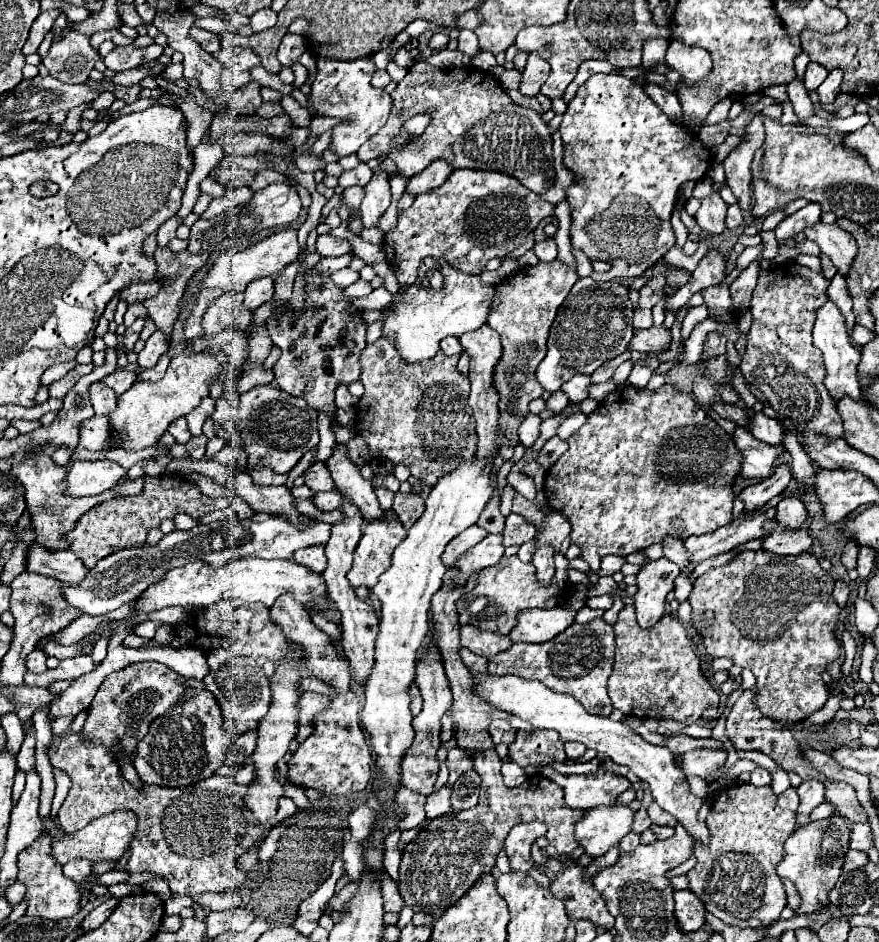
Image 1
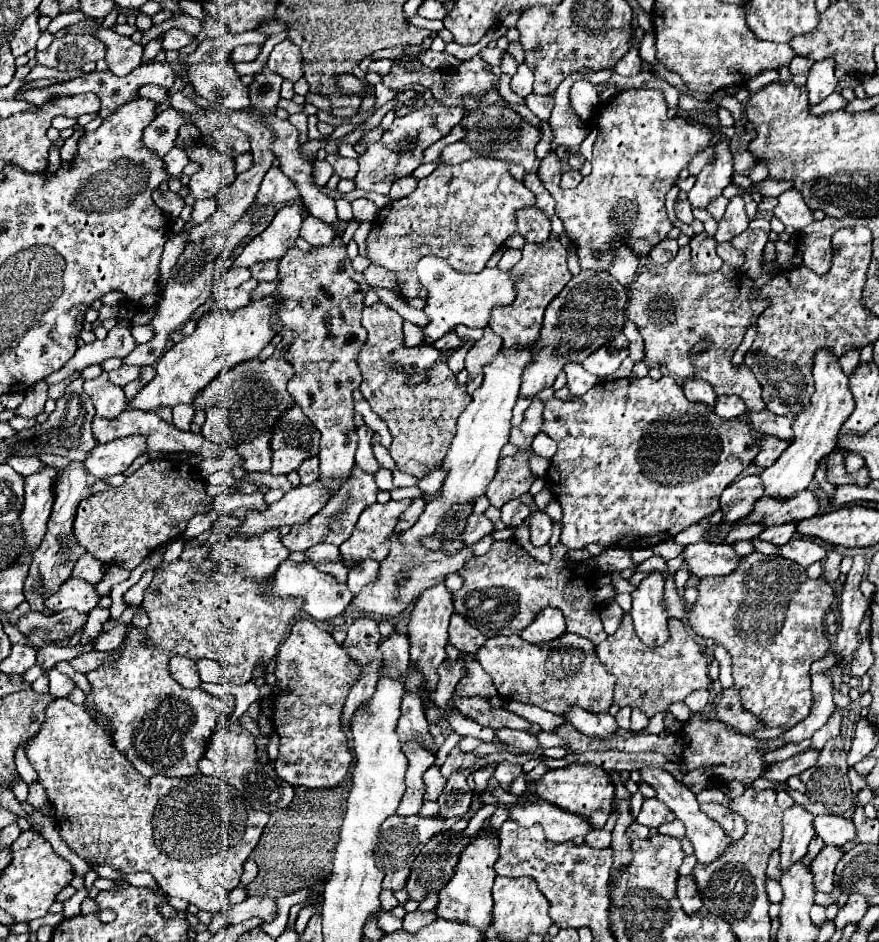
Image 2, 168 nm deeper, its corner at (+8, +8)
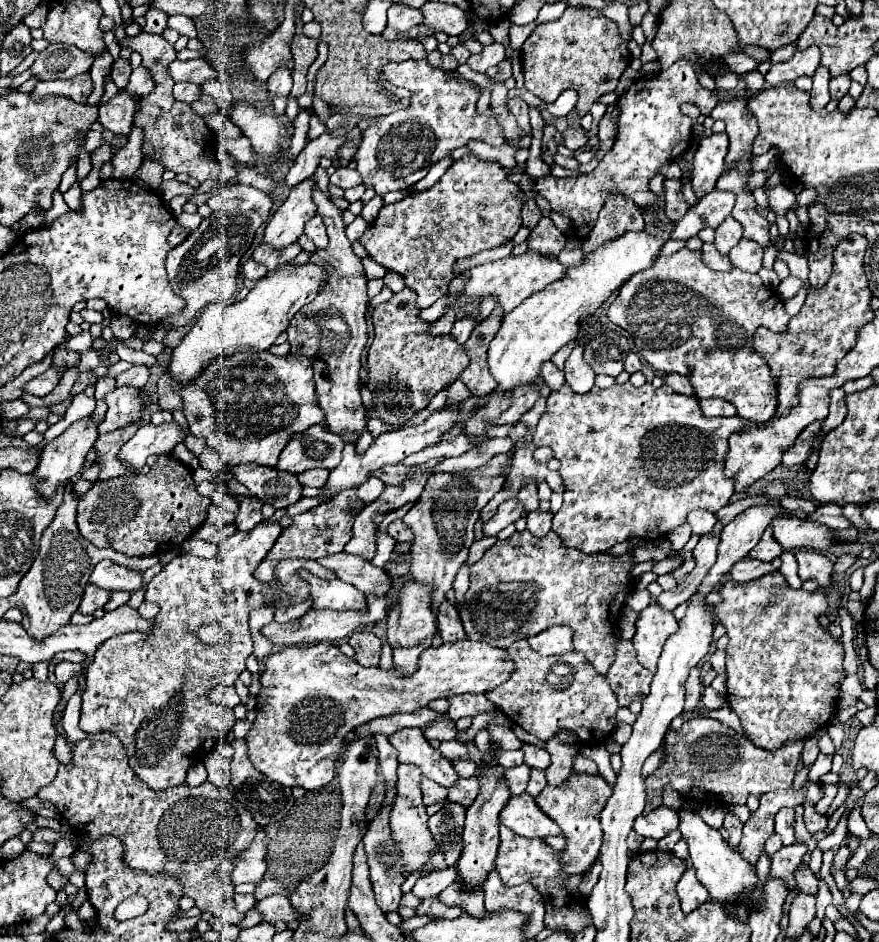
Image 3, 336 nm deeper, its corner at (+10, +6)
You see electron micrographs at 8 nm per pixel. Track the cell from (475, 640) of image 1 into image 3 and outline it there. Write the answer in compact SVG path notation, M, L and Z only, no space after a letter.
M444 602L438 610L438 628L442 632L444 642L458 642L466 640L466 632L462 628L460 616L456 612L456 606L450 602Z

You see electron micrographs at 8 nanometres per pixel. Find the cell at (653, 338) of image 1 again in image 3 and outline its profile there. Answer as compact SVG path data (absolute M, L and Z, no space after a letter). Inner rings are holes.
M682 248L672 256L662 256L650 268L634 274L622 284L616 300L608 308L608 318L622 326L636 342L640 358L644 358L658 372L678 372L690 380L698 398L724 398L738 408L738 416L752 422L768 422L776 410L776 388L770 376L770 368L760 356L754 356L752 336L758 326L768 326L774 332L784 330L790 316L778 294L766 288L758 274L748 274L738 268L728 272L716 272L702 264L698 250ZM688 316L692 318L690 336L678 342L672 336L676 330L688 330Z

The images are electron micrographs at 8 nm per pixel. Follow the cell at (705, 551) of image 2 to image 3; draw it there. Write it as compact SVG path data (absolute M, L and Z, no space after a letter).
M746 556L746 558L742 558L740 562L736 562L730 568L726 578L734 580L734 582L748 582L748 580L764 576L764 574L768 574L772 570L776 570L772 564L766 564L766 562L760 562L760 560L754 560L754 558Z

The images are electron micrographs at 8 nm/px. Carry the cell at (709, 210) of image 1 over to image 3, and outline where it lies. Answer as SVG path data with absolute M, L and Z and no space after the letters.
M712 134L700 140L692 172L692 190L698 198L714 190L714 184L720 178L720 172L724 170L726 152L728 152L726 134Z

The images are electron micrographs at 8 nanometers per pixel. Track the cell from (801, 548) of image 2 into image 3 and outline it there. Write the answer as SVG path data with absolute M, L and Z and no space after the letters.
M798 550L796 554L796 562L798 562L798 576L802 580L814 578L818 580L820 588L828 588L830 586L830 576L832 576L832 562L814 550Z

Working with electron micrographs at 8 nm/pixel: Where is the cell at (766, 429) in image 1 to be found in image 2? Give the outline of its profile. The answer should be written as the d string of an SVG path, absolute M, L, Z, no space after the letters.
M718 396L716 398L716 404L714 404L714 412L720 416L720 418L738 418L746 412L746 406L742 402L742 398L738 396Z

